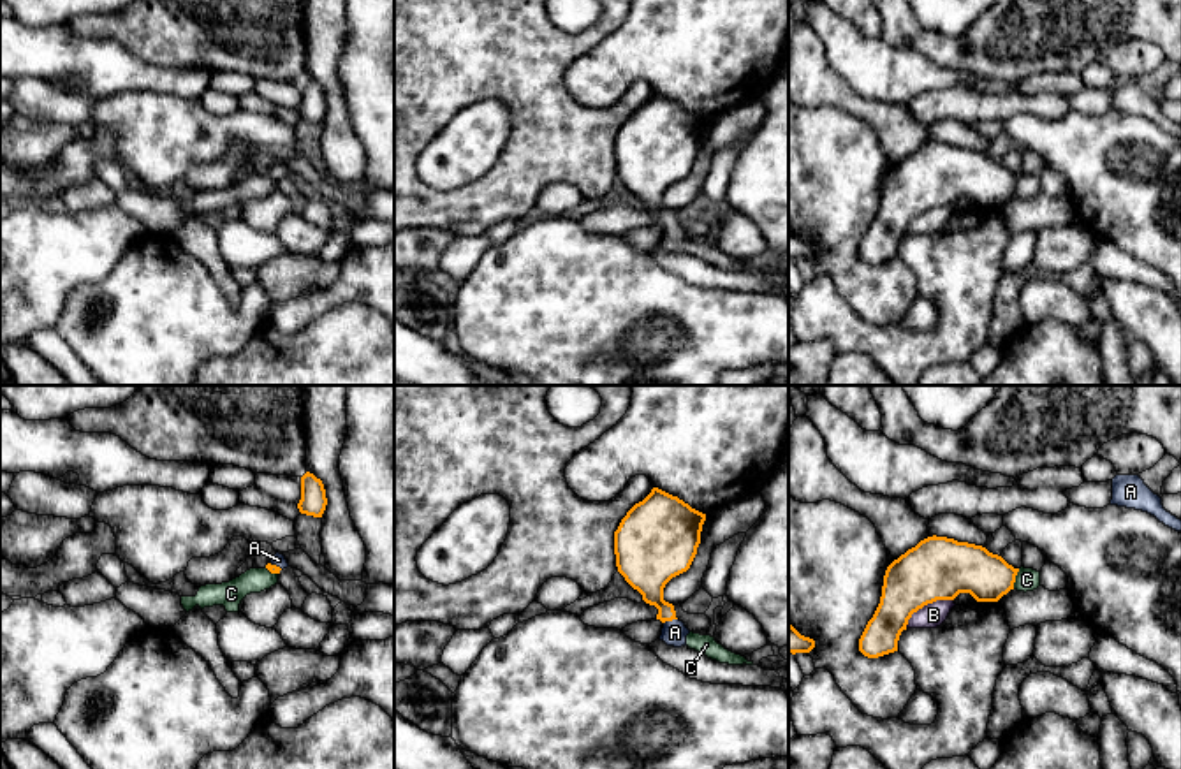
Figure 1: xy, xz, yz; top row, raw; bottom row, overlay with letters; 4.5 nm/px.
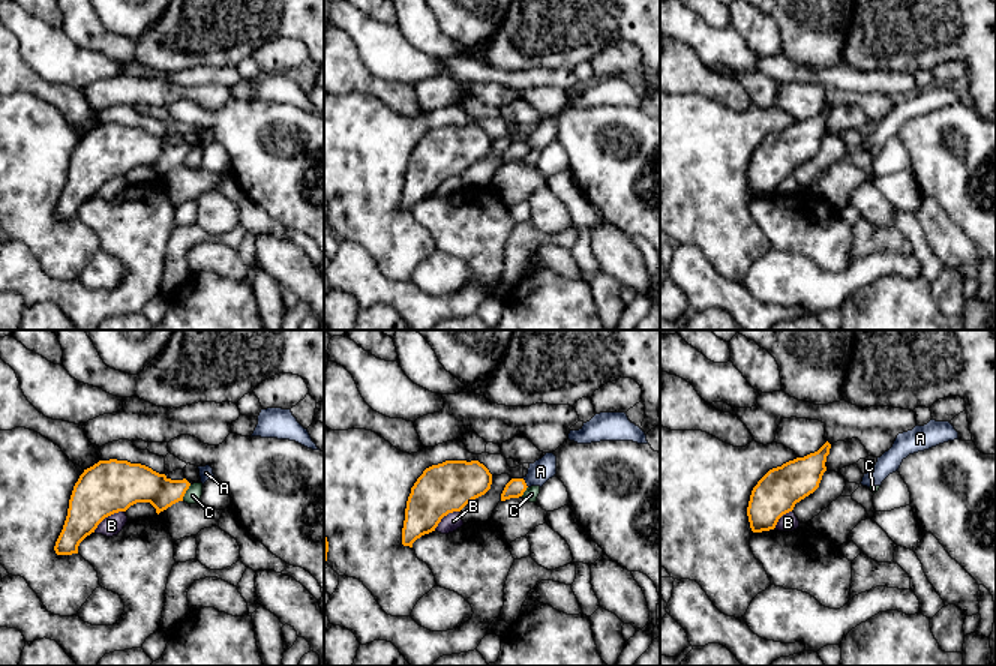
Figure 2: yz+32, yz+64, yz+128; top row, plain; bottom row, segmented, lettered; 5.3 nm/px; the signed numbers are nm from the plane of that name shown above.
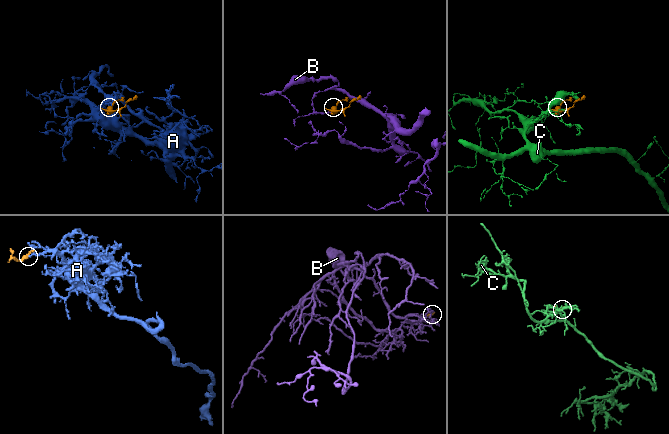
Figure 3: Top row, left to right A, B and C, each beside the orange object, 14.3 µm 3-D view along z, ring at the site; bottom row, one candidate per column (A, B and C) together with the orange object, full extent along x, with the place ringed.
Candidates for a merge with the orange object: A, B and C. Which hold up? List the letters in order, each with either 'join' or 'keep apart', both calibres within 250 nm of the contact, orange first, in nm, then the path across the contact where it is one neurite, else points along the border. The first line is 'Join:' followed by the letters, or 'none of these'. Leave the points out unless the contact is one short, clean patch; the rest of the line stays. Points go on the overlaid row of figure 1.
Join: A
A: join | 200/120 nm | across xz (648, 571), (652, 593), (669, 620), (674, 632)
B: keep apart | 280/110 nm
C: keep apart | 240/110 nm | along yz (1019, 569), (1012, 588)

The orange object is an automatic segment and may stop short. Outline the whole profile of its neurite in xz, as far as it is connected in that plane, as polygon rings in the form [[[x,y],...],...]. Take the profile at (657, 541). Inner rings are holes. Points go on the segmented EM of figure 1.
[[[658,487],[635,503],[614,531],[618,572],[658,609],[664,623],[660,641],[686,646],[690,630],[676,618],[674,605],[664,600],[665,584],[686,572],[697,554],[706,514]]]

